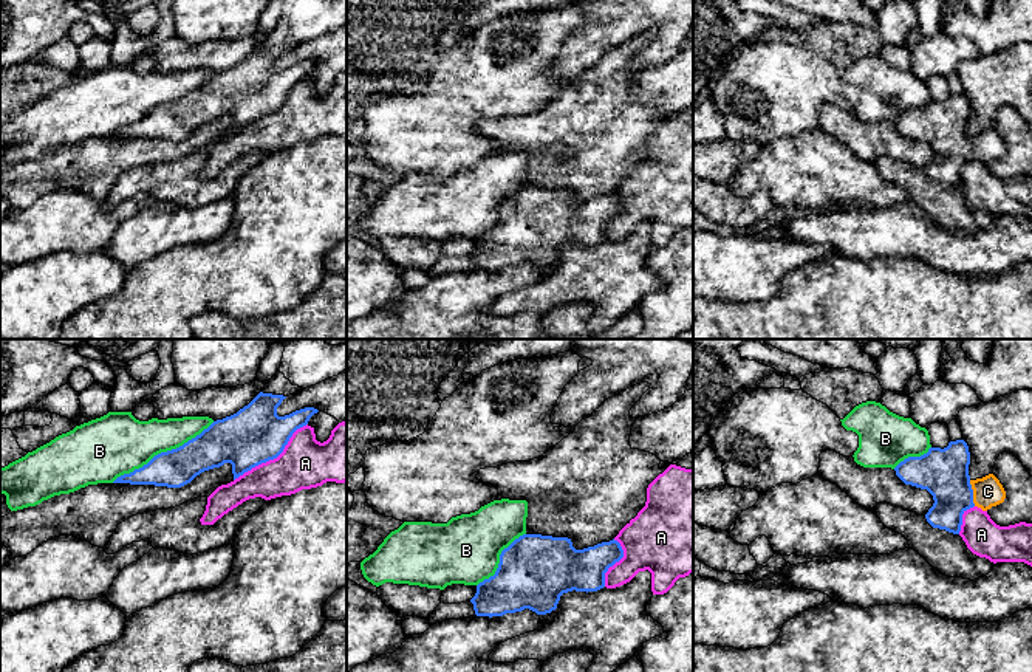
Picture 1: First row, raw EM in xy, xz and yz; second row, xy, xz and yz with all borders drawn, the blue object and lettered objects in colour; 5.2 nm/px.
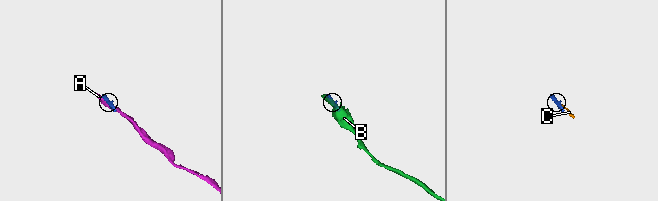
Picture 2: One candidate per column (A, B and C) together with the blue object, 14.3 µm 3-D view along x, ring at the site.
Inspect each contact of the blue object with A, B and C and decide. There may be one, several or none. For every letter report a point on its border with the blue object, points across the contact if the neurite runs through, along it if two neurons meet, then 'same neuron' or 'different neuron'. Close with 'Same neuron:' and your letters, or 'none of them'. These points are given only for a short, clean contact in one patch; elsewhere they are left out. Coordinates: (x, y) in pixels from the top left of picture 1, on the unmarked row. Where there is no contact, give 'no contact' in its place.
A: meets blue in xy at (273, 112); different neuron
B: meets blue in xy at (163, 106); different neuron
C: meets blue in yz at (972, 146); runs through yz (944, 126), (964, 146), (972, 146), (987, 144); same neuron
Same neuron: C

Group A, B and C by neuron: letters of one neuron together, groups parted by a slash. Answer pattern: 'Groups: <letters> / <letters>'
Groups: A / B / C

